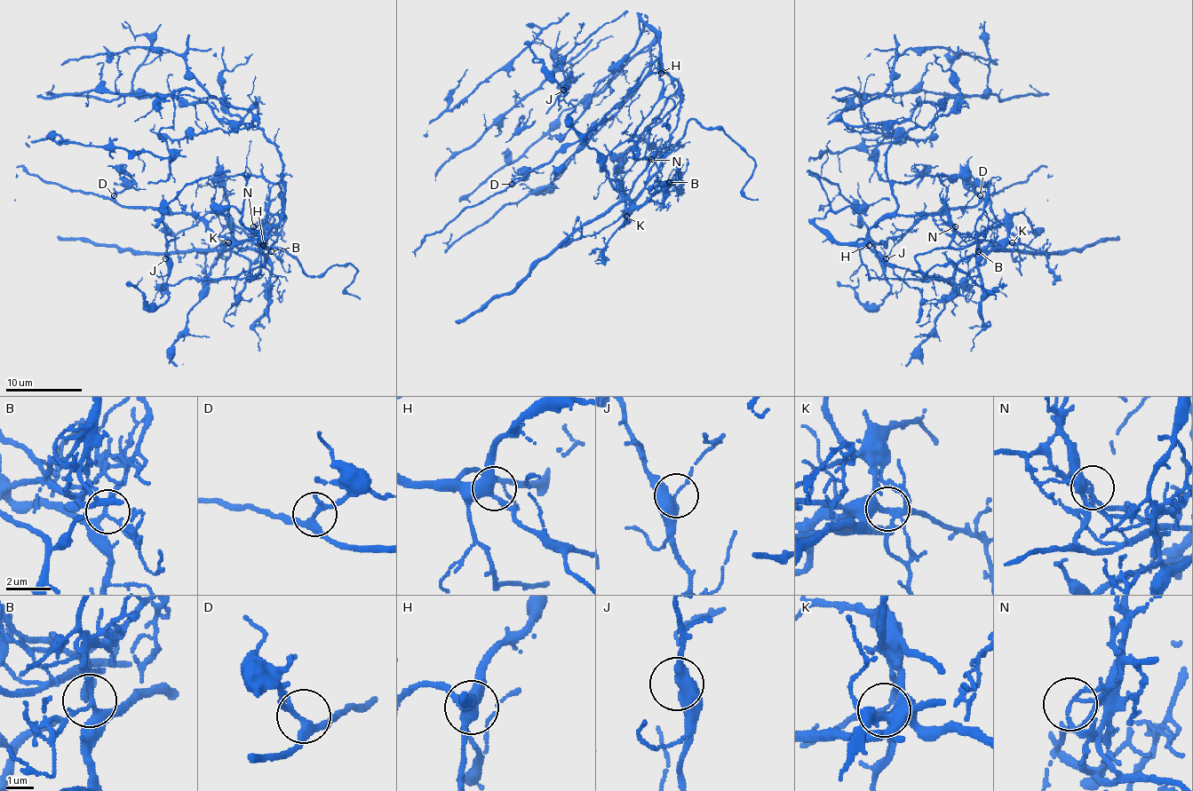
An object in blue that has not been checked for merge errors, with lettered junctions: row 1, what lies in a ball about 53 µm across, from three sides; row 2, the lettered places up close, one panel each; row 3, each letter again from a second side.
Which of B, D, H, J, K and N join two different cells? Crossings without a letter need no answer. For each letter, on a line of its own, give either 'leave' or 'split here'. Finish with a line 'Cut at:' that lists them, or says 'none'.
B: leave
D: leave
H: leave
J: leave
K: split here
N: split here
Cut at: K, N

